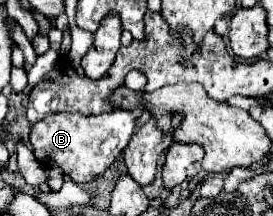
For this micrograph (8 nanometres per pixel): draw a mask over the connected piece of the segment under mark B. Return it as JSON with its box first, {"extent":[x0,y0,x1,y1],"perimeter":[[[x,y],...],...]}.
{"extent":[29,110,135,184],"perimeter":[[[111,110],[99,116],[55,112],[31,126],[29,142],[33,146],[33,154],[43,166],[59,166],[63,176],[77,184],[85,184],[101,176],[121,156],[133,132],[135,114],[129,110]]]}

